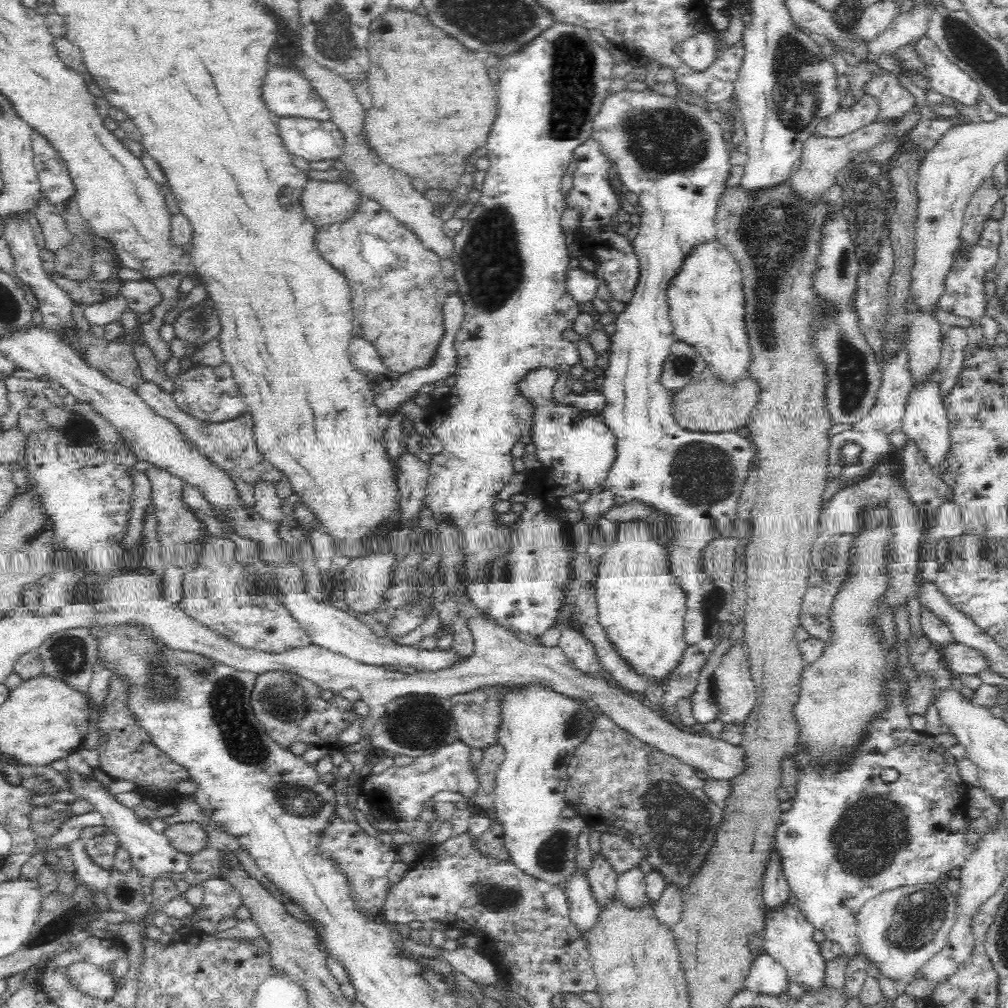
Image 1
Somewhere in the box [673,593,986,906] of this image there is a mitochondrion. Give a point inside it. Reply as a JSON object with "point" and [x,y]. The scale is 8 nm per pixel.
{"point":[866,834]}

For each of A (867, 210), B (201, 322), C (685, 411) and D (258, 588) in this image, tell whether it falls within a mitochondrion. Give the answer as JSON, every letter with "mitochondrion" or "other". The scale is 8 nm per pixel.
{"A":"mitochondrion","B":"mitochondrion","C":"other","D":"other"}

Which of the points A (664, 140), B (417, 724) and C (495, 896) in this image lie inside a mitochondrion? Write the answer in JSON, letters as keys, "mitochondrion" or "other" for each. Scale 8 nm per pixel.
{"A":"mitochondrion","B":"mitochondrion","C":"mitochondrion"}

